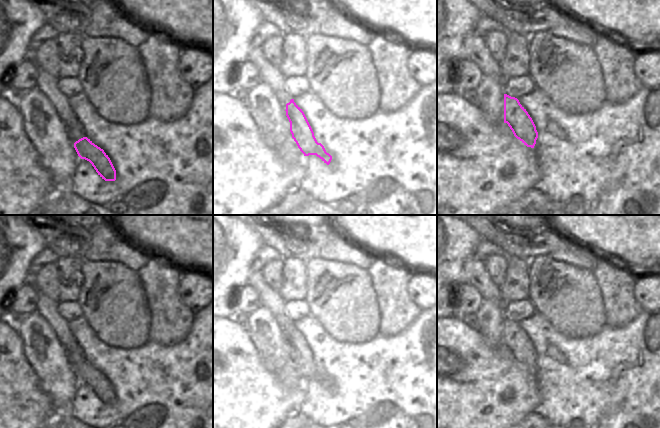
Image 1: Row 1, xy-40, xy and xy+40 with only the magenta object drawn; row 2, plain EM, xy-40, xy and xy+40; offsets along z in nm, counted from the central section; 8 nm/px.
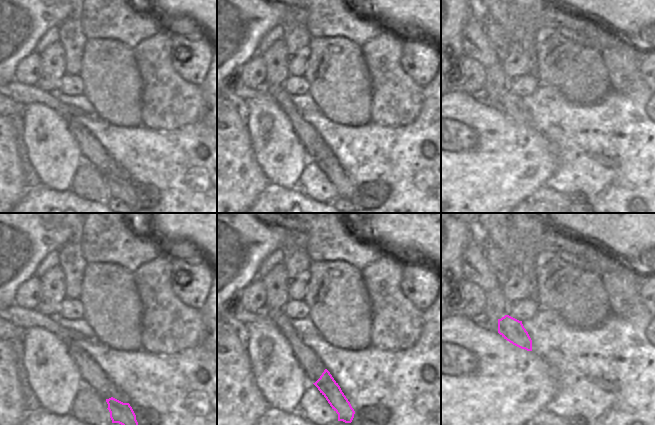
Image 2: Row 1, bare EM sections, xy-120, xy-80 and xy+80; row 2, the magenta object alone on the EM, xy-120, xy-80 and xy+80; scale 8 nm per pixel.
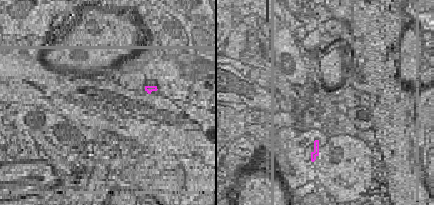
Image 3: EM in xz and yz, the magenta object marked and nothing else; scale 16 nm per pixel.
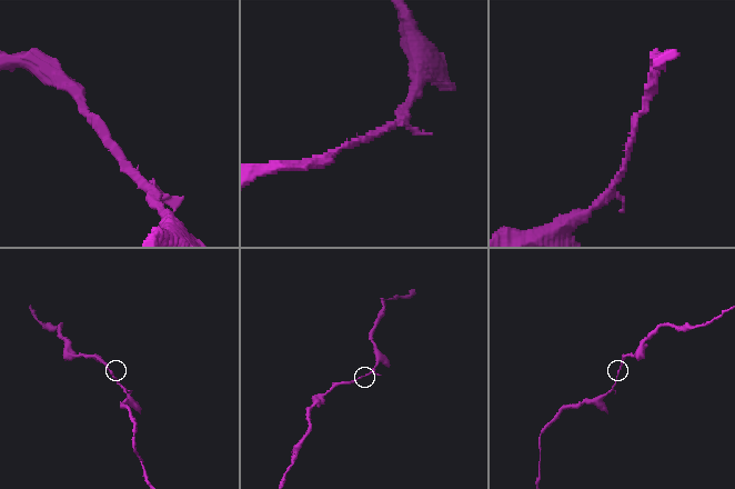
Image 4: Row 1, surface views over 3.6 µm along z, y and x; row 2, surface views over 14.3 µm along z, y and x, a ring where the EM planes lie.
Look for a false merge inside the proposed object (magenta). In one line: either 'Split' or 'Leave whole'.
Leave whole.

